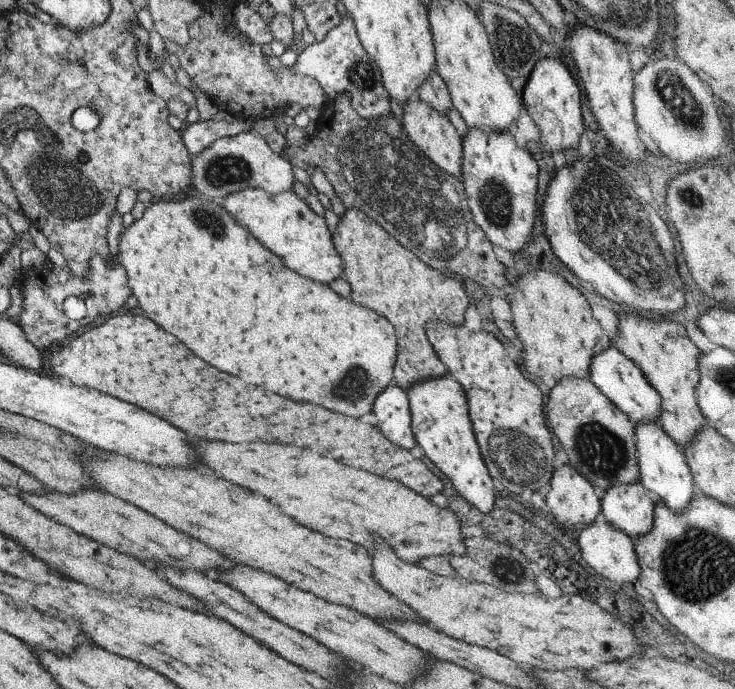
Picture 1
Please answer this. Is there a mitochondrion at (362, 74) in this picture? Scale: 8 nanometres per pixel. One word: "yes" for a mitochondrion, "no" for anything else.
yes

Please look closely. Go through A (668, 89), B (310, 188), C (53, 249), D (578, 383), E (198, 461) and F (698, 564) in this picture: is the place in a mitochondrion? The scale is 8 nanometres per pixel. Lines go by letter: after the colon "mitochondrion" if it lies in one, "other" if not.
A: mitochondrion
B: other
C: other
D: other
E: other
F: mitochondrion

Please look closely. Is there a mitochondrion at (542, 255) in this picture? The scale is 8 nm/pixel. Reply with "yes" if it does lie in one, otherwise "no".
no

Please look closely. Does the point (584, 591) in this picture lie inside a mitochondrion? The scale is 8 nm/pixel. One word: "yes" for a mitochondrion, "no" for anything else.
no

